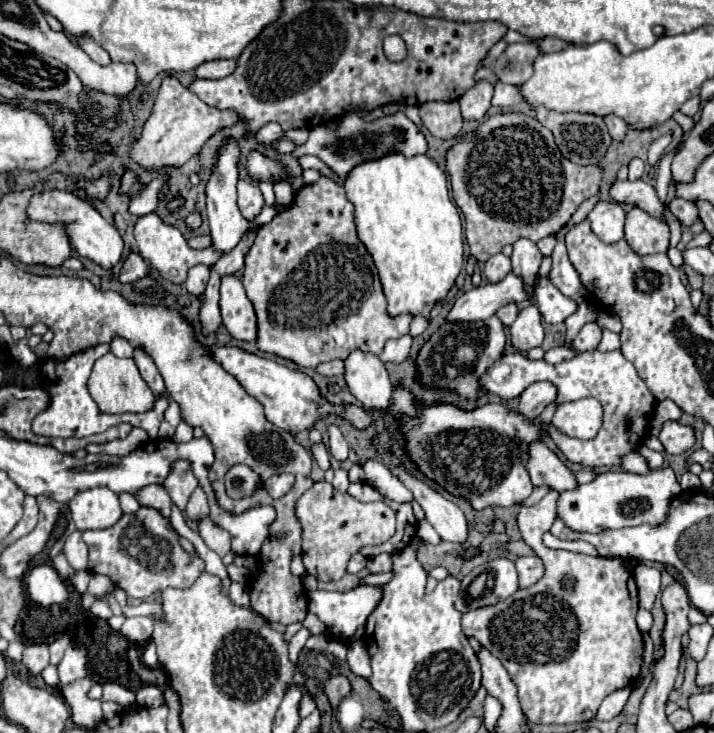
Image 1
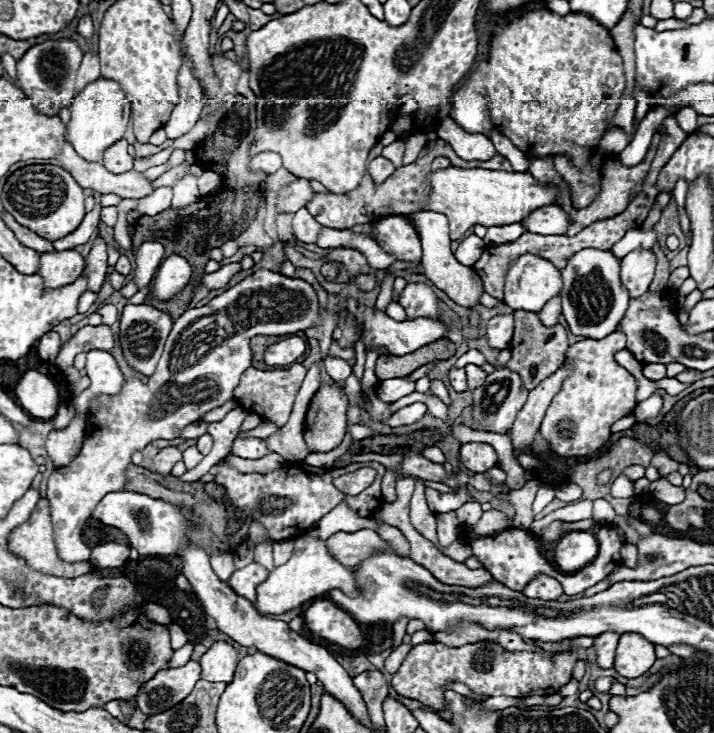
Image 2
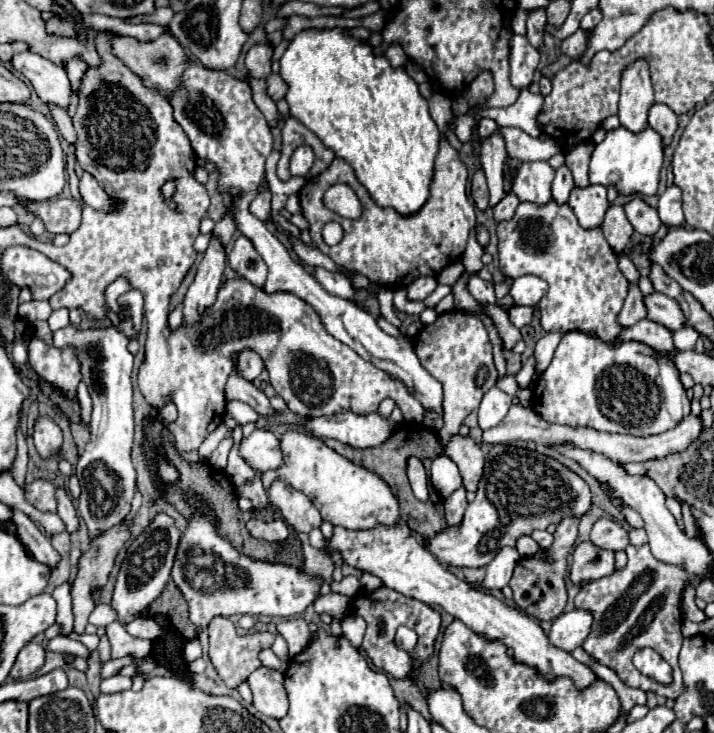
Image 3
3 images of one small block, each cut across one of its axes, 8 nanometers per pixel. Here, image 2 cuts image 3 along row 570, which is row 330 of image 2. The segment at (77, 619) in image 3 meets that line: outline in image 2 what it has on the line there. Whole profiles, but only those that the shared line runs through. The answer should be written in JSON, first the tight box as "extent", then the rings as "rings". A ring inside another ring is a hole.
{"extent":[54,326,114,370],"rings":[[[84,326],[68,342],[62,344],[60,354],[58,354],[54,364],[58,368],[66,370],[68,366],[72,366],[72,360],[76,354],[88,352],[92,348],[110,352],[112,346],[114,346],[114,336],[110,332],[110,326]]]}

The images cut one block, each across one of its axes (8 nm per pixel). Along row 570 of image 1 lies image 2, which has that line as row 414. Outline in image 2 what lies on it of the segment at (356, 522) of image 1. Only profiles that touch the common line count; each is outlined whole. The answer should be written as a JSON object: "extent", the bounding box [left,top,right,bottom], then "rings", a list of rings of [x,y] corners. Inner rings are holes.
{"extent":[304,384,348,452],"rings":[[[332,384],[316,392],[306,414],[304,440],[308,452],[330,452],[346,434],[346,406],[348,398],[344,386]]]}

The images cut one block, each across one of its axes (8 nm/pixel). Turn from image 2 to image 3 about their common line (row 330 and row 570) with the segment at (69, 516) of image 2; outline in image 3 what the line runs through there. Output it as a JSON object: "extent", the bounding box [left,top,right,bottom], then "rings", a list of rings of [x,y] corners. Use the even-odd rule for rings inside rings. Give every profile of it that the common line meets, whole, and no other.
{"extent":[172,496,324,638],"rings":[[[188,496],[186,502],[192,508],[192,516],[180,536],[172,566],[172,580],[188,602],[188,614],[196,628],[196,638],[216,616],[257,614],[289,617],[303,612],[320,596],[320,586],[324,580],[312,578],[294,566],[252,562],[216,532],[218,522],[212,518],[212,510],[202,496]]]}

